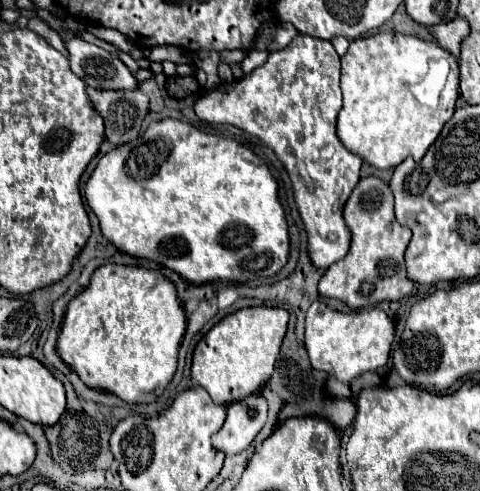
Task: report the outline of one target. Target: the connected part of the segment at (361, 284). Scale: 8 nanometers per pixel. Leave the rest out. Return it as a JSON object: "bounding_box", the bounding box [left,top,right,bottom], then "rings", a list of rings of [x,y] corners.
{"bounding_box":[319,175,413,309],"rings":[[[375,175],[361,179],[347,201],[343,215],[353,235],[351,249],[323,273],[319,295],[341,299],[351,309],[363,309],[377,301],[397,301],[409,295],[413,281],[405,271],[405,249],[411,241],[411,229],[395,219],[389,183]]]}

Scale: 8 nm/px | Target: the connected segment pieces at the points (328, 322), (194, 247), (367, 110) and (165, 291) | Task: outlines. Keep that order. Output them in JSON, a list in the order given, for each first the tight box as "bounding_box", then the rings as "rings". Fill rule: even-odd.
[{"bounding_box":[305,301,395,383],"rings":[[[315,301],[307,311],[305,323],[305,347],[311,367],[335,375],[339,381],[349,383],[357,375],[377,371],[389,359],[395,339],[395,323],[383,309],[365,311],[335,311],[323,301]]]},{"bounding_box":[85,119,291,283],"rings":[[[177,119],[153,121],[143,135],[139,135],[131,143],[115,147],[111,153],[101,157],[101,161],[97,163],[93,175],[89,177],[89,181],[85,185],[85,199],[91,207],[91,211],[97,215],[103,235],[113,245],[117,245],[121,251],[125,251],[133,257],[153,259],[155,263],[161,263],[161,265],[173,269],[189,283],[207,283],[207,281],[217,281],[217,279],[245,283],[245,281],[253,281],[259,277],[271,277],[277,271],[281,271],[289,259],[289,247],[291,247],[289,227],[287,227],[287,219],[285,219],[285,209],[279,201],[279,185],[277,185],[275,177],[271,175],[269,167],[249,147],[245,147],[233,139],[223,139],[223,137],[217,137],[211,133],[203,133],[197,127],[177,121]]]},{"bounding_box":[337,33,459,169],"rings":[[[377,33],[351,41],[347,53],[341,57],[341,91],[343,109],[337,121],[341,143],[369,165],[391,169],[407,157],[421,161],[431,143],[439,137],[443,125],[453,117],[459,97],[459,65],[457,59],[435,41],[401,33]]]},{"bounding_box":[57,263,187,403],"rings":[[[107,263],[91,275],[91,283],[69,303],[57,339],[57,351],[89,387],[115,393],[127,403],[153,403],[177,371],[177,355],[185,327],[187,317],[171,279],[165,281],[157,269]]]}]

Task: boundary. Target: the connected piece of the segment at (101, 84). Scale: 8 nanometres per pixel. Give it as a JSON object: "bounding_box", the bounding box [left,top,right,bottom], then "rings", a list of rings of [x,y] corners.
{"bounding_box":[65,39,135,89],"rings":[[[65,39],[71,71],[93,89],[135,89],[131,71],[109,51],[83,39]]]}

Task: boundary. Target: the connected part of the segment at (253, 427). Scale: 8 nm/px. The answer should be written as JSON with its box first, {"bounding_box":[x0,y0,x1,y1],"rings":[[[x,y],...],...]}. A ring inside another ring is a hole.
{"bounding_box":[211,395,267,455],"rings":[[[249,395],[227,407],[225,425],[211,437],[215,449],[235,455],[249,447],[267,421],[267,401],[263,395]]]}

